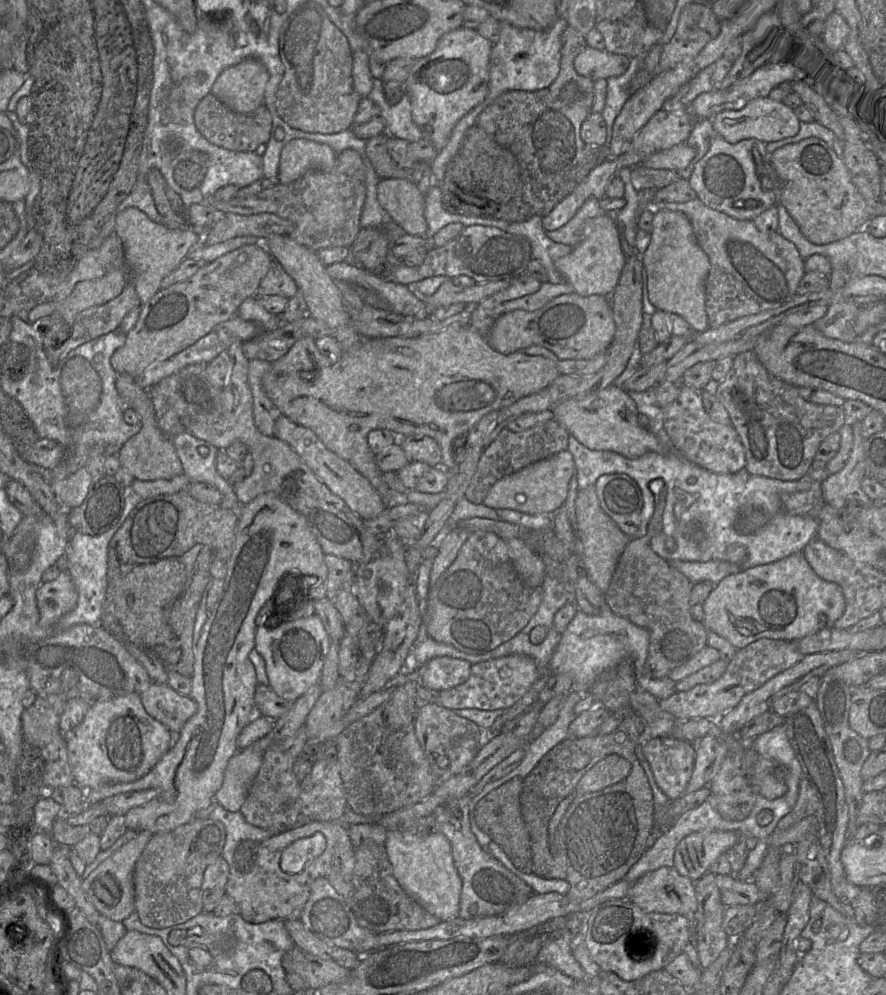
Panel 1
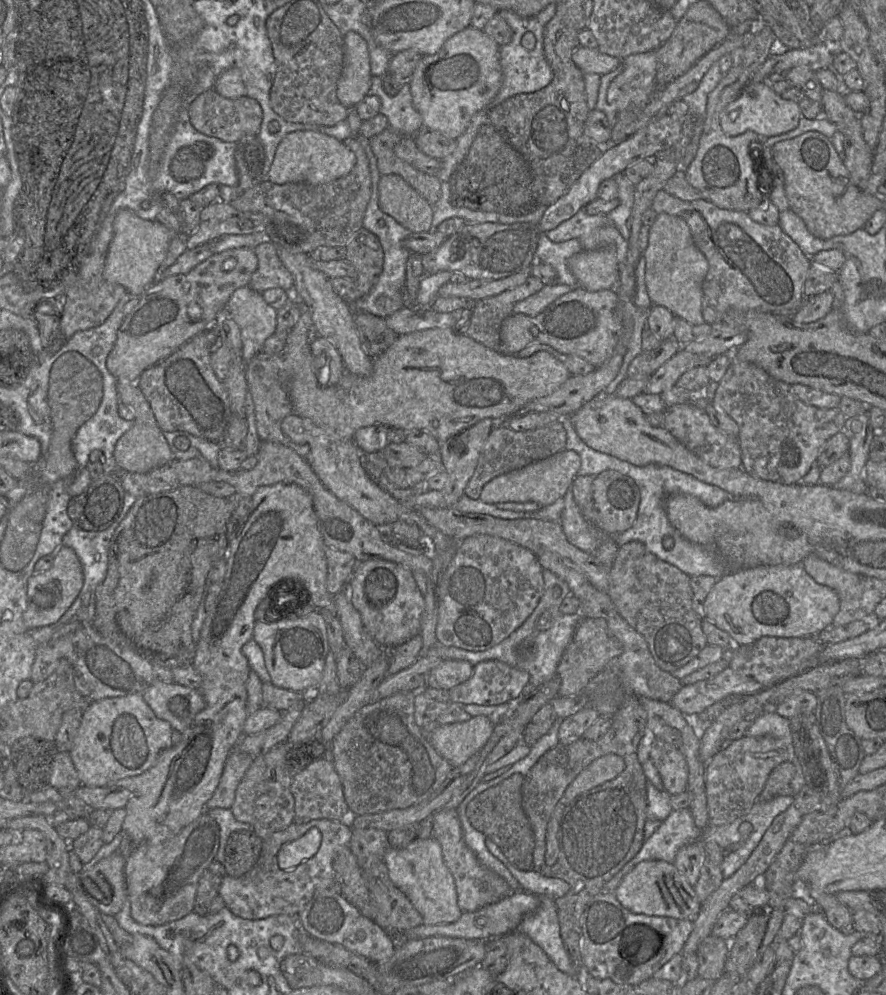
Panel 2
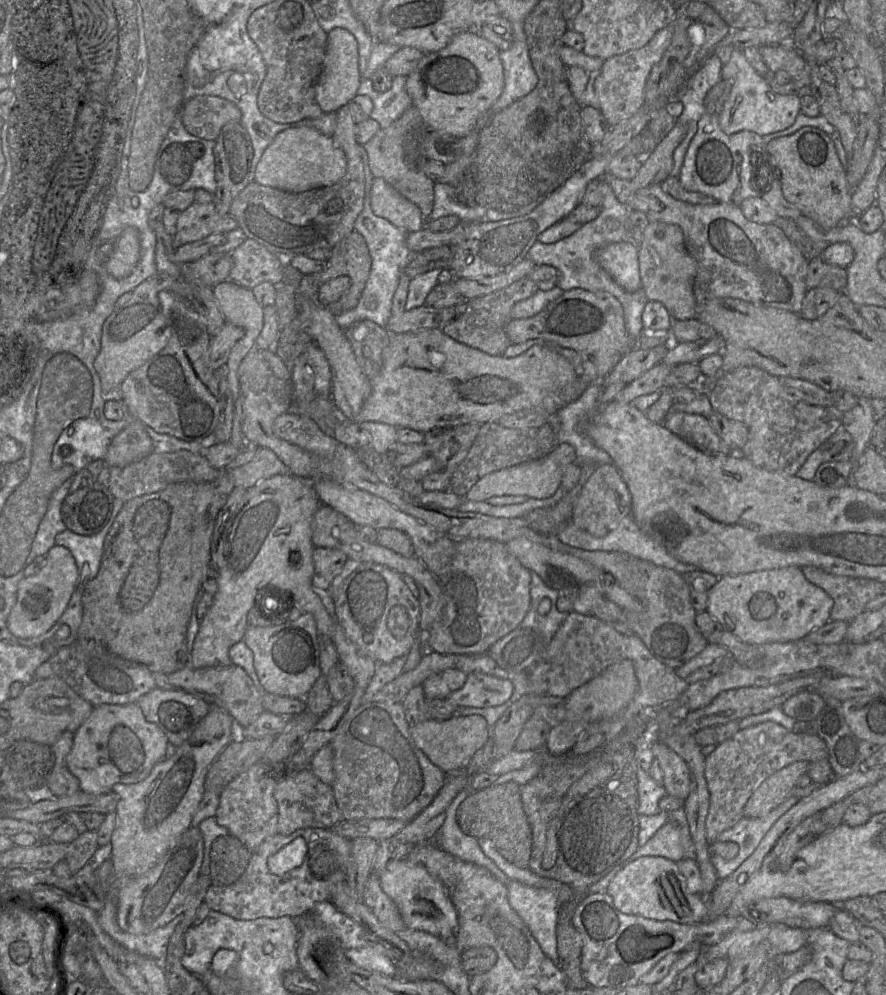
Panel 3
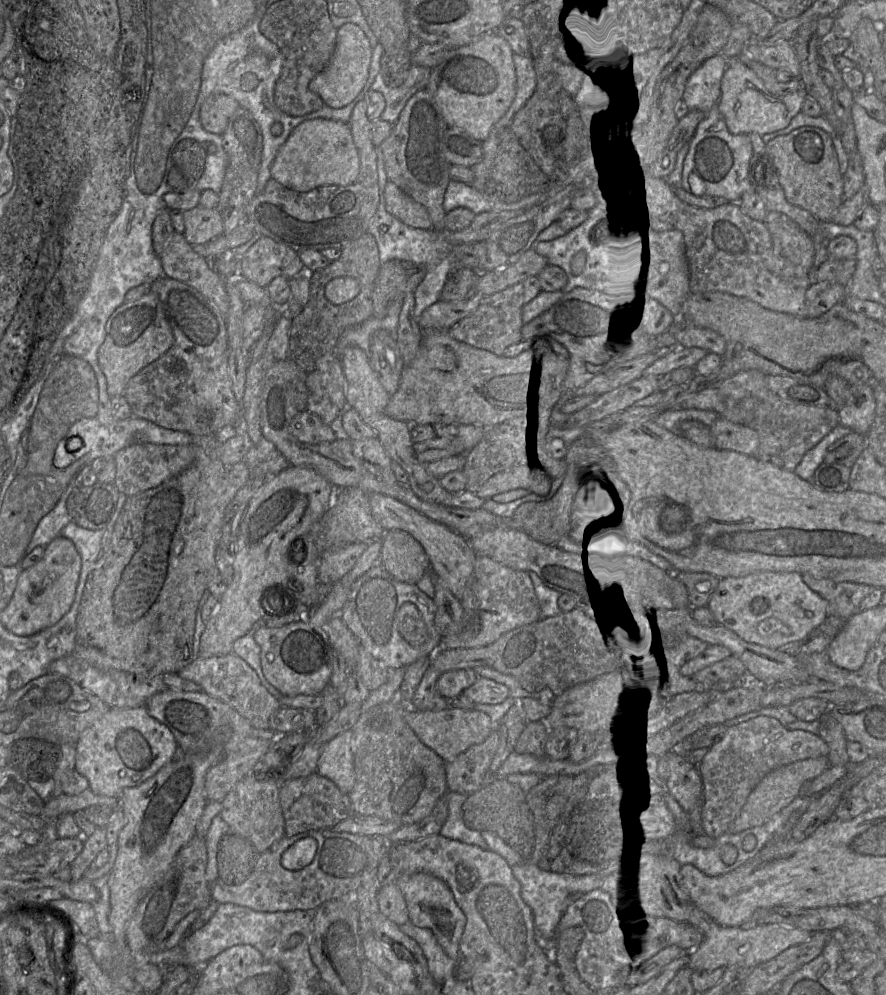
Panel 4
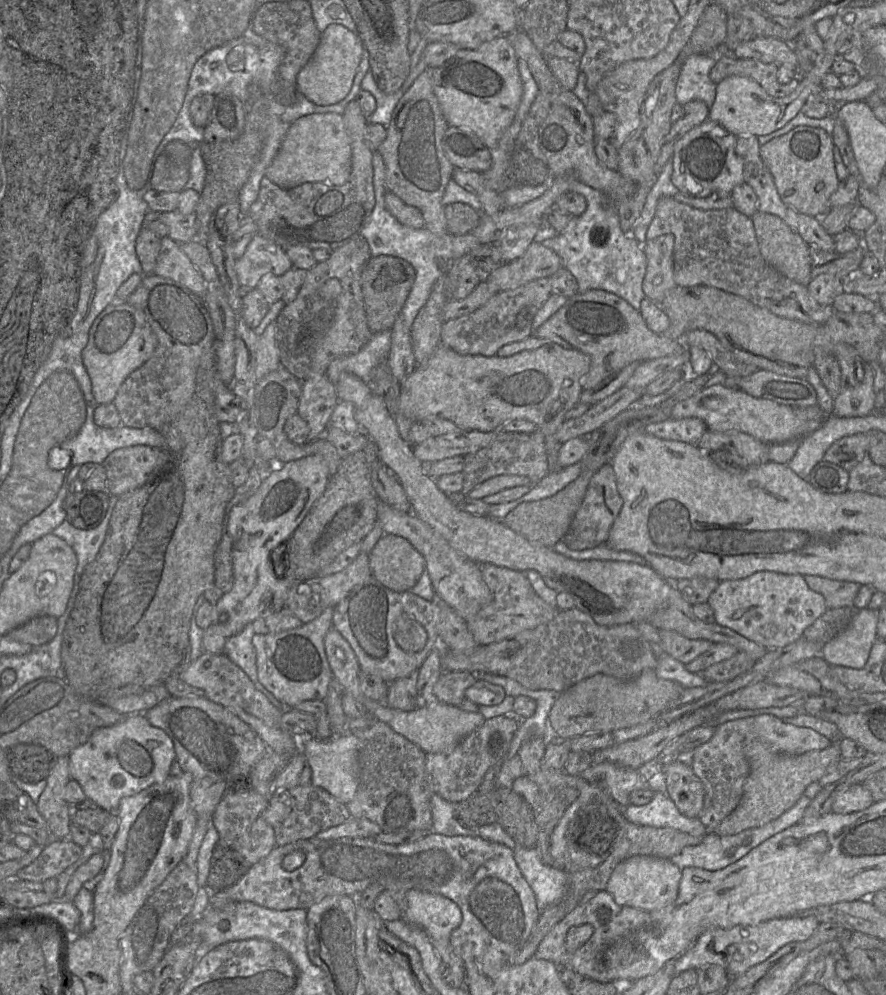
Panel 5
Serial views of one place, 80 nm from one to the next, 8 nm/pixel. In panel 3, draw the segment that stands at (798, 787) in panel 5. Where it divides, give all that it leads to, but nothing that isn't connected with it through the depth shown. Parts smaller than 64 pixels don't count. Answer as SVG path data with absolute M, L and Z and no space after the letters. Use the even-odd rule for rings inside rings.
M796 761L764 780L747 801L743 816L761 818L790 797L798 778L807 774L809 762Z

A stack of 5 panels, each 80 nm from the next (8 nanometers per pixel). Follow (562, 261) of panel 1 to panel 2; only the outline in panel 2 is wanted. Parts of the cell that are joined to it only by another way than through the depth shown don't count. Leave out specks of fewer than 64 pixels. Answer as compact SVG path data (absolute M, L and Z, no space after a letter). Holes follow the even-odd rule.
M614 247L585 250L567 260L579 286L590 292L614 290L619 281L619 264Z

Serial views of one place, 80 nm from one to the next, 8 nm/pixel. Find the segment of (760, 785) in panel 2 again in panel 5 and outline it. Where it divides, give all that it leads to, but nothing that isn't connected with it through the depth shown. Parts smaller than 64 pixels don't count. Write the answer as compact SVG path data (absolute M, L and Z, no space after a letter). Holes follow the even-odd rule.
M771 714L717 725L712 738L693 750L692 760L692 769L705 788L704 805L698 819L708 831L713 831L740 804L750 771L743 748L750 740L760 741L771 750L786 755L823 750L832 744L830 739L811 728L795 726Z

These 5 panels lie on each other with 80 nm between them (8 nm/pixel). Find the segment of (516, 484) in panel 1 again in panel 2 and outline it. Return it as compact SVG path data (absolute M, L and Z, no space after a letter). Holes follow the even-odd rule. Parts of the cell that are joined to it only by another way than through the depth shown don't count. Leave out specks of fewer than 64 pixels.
M563 449L545 459L502 475L499 475L484 485L480 498L488 504L500 502L536 502L547 506L565 496L577 476L581 459L577 452Z

